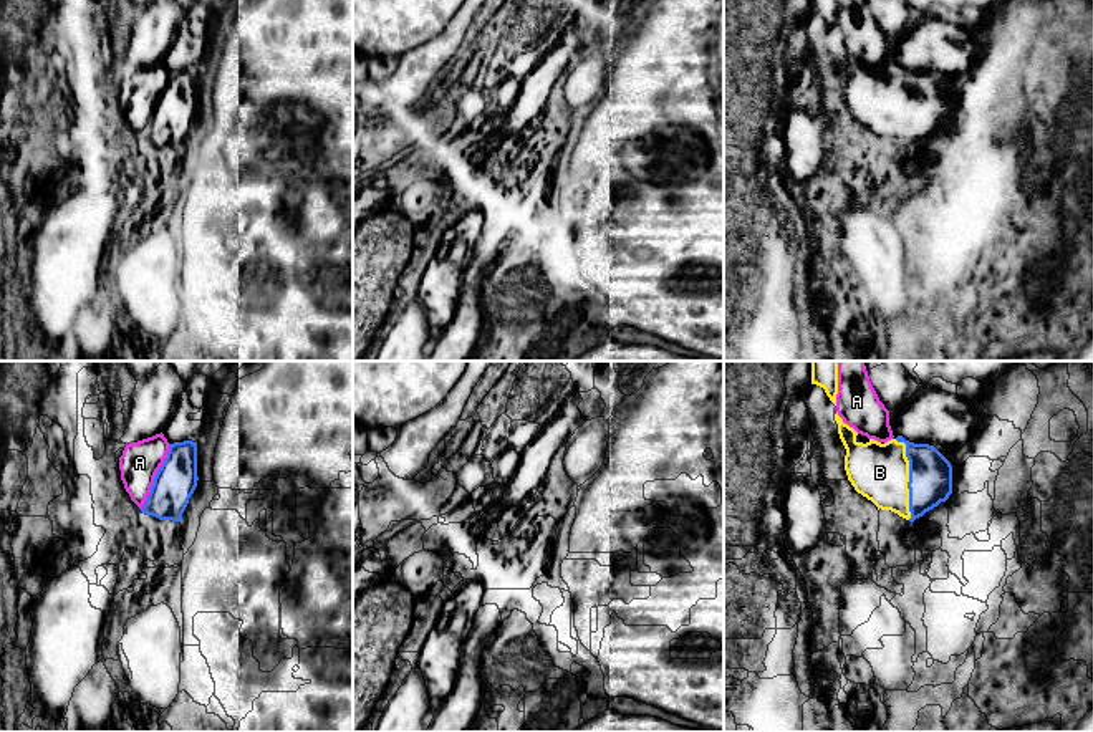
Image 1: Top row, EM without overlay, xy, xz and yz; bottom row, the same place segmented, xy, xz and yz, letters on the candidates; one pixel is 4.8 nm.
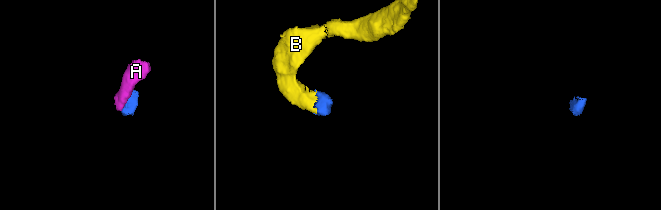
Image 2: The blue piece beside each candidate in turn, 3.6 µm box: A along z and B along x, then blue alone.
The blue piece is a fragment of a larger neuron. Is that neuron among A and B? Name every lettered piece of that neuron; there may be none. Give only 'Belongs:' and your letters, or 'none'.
Belongs: B

